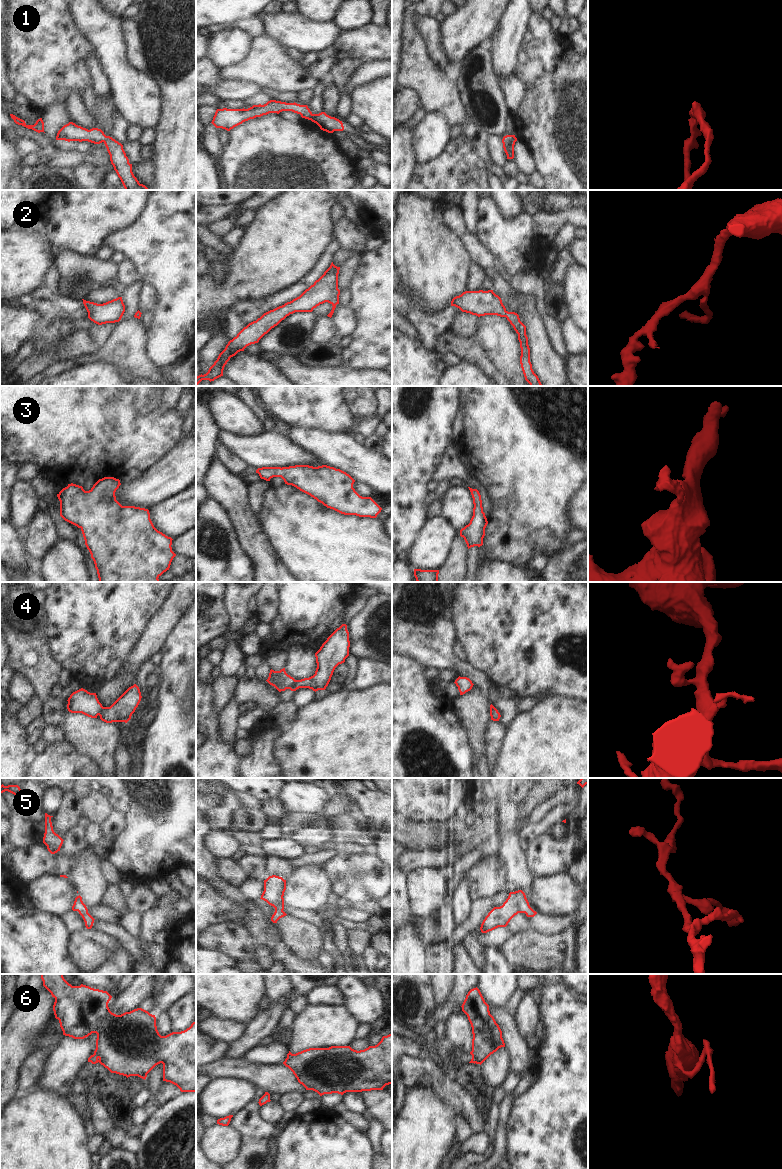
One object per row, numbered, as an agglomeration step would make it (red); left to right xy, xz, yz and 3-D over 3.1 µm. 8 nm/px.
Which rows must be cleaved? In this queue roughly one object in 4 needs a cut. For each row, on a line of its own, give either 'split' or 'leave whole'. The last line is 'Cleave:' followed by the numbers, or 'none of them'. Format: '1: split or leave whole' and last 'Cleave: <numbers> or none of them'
1: leave whole
2: leave whole
3: leave whole
4: split
5: leave whole
6: split
Cleave: 4, 6

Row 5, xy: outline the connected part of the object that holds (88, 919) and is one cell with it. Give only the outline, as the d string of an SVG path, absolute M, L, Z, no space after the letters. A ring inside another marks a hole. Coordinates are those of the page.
M80 895L75 898L72 910L79 912L85 922L85 926L87 929L92 928L95 919L88 913L88 909L83 903L82 897Z

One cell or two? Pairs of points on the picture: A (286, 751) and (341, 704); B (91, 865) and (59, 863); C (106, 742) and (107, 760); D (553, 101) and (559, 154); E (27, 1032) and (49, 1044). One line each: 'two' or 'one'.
A: one
B: two
C: one
D: one
E: two

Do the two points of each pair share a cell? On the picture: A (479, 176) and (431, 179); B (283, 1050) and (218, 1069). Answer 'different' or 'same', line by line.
A: same
B: different

